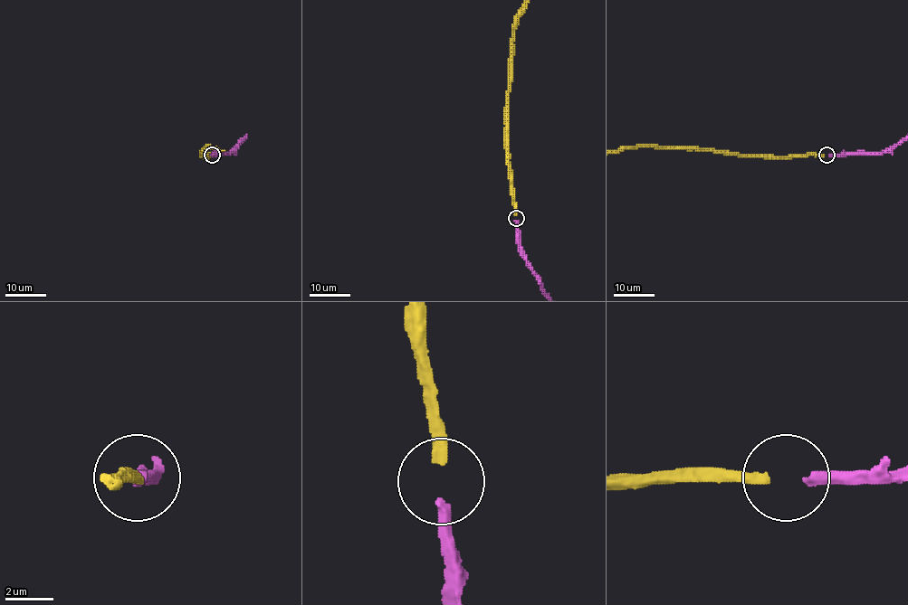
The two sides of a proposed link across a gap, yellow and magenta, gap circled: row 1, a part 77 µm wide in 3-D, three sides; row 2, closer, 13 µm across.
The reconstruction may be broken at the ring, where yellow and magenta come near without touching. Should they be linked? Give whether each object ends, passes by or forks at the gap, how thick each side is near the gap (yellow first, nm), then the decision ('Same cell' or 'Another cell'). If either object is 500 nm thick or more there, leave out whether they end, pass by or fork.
At the ring yellow ends. At the ring magenta ends. Thickness 440 nm (yellow) against 400 nm. Same cell

